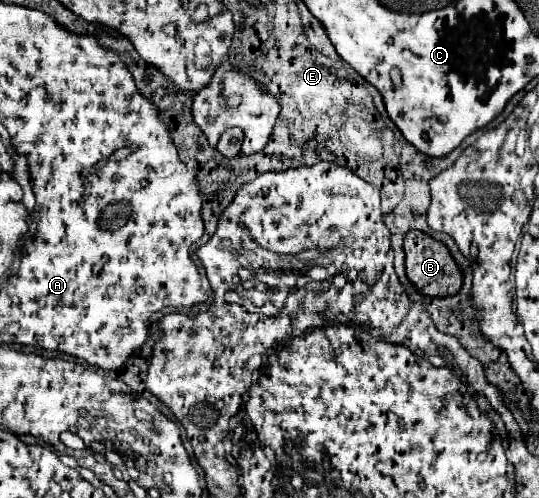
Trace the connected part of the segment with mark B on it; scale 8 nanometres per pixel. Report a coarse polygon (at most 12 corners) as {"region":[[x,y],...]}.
{"region":[[405,234],[405,272],[419,294],[447,298],[463,284],[447,246]]}

